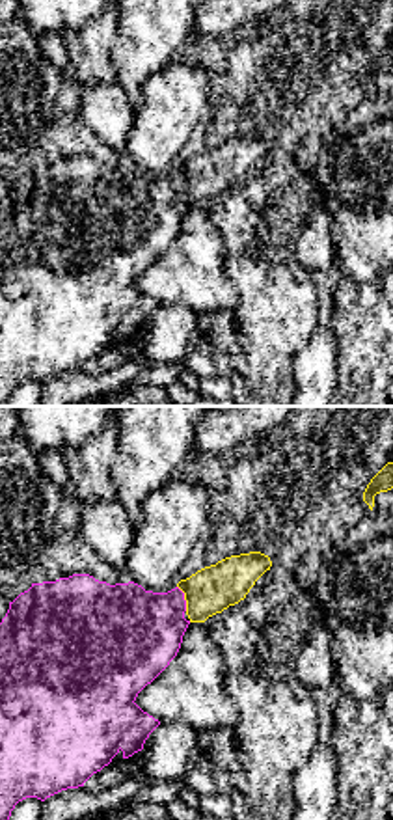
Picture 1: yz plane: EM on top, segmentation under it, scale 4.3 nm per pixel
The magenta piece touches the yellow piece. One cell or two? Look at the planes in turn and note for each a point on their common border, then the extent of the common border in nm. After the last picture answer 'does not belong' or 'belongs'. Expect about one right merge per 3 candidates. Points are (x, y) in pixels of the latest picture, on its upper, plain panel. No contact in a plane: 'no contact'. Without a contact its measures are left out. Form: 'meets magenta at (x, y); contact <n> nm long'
meets magenta at (183, 181); contact 120 nm long

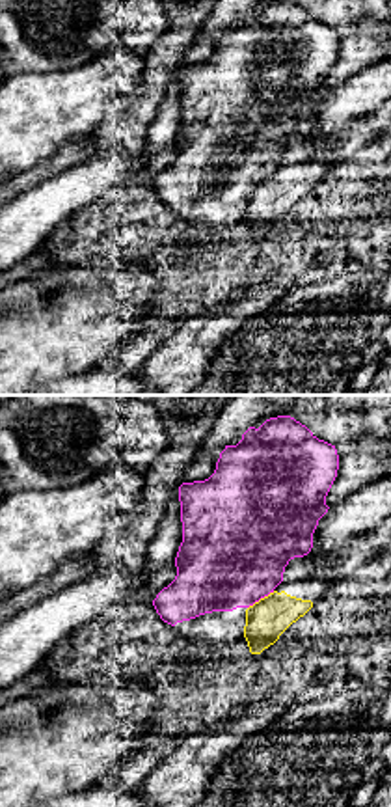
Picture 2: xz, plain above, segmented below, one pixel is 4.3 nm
meets magenta at (261, 179); contact 140 nm long

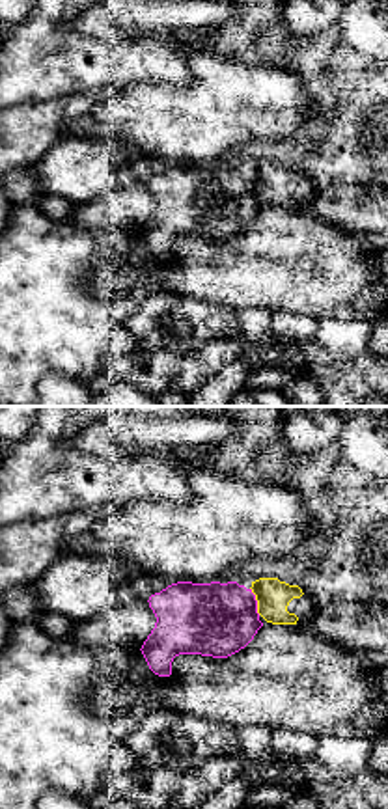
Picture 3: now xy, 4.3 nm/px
meets magenta at (256, 183); contact 130 nm long

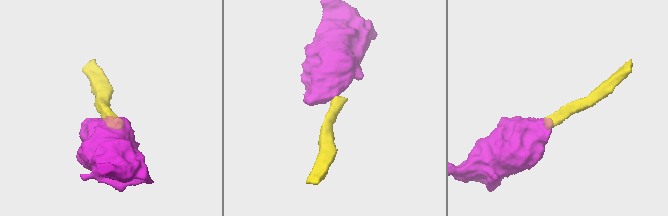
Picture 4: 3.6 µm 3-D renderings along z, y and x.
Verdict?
does not belong

